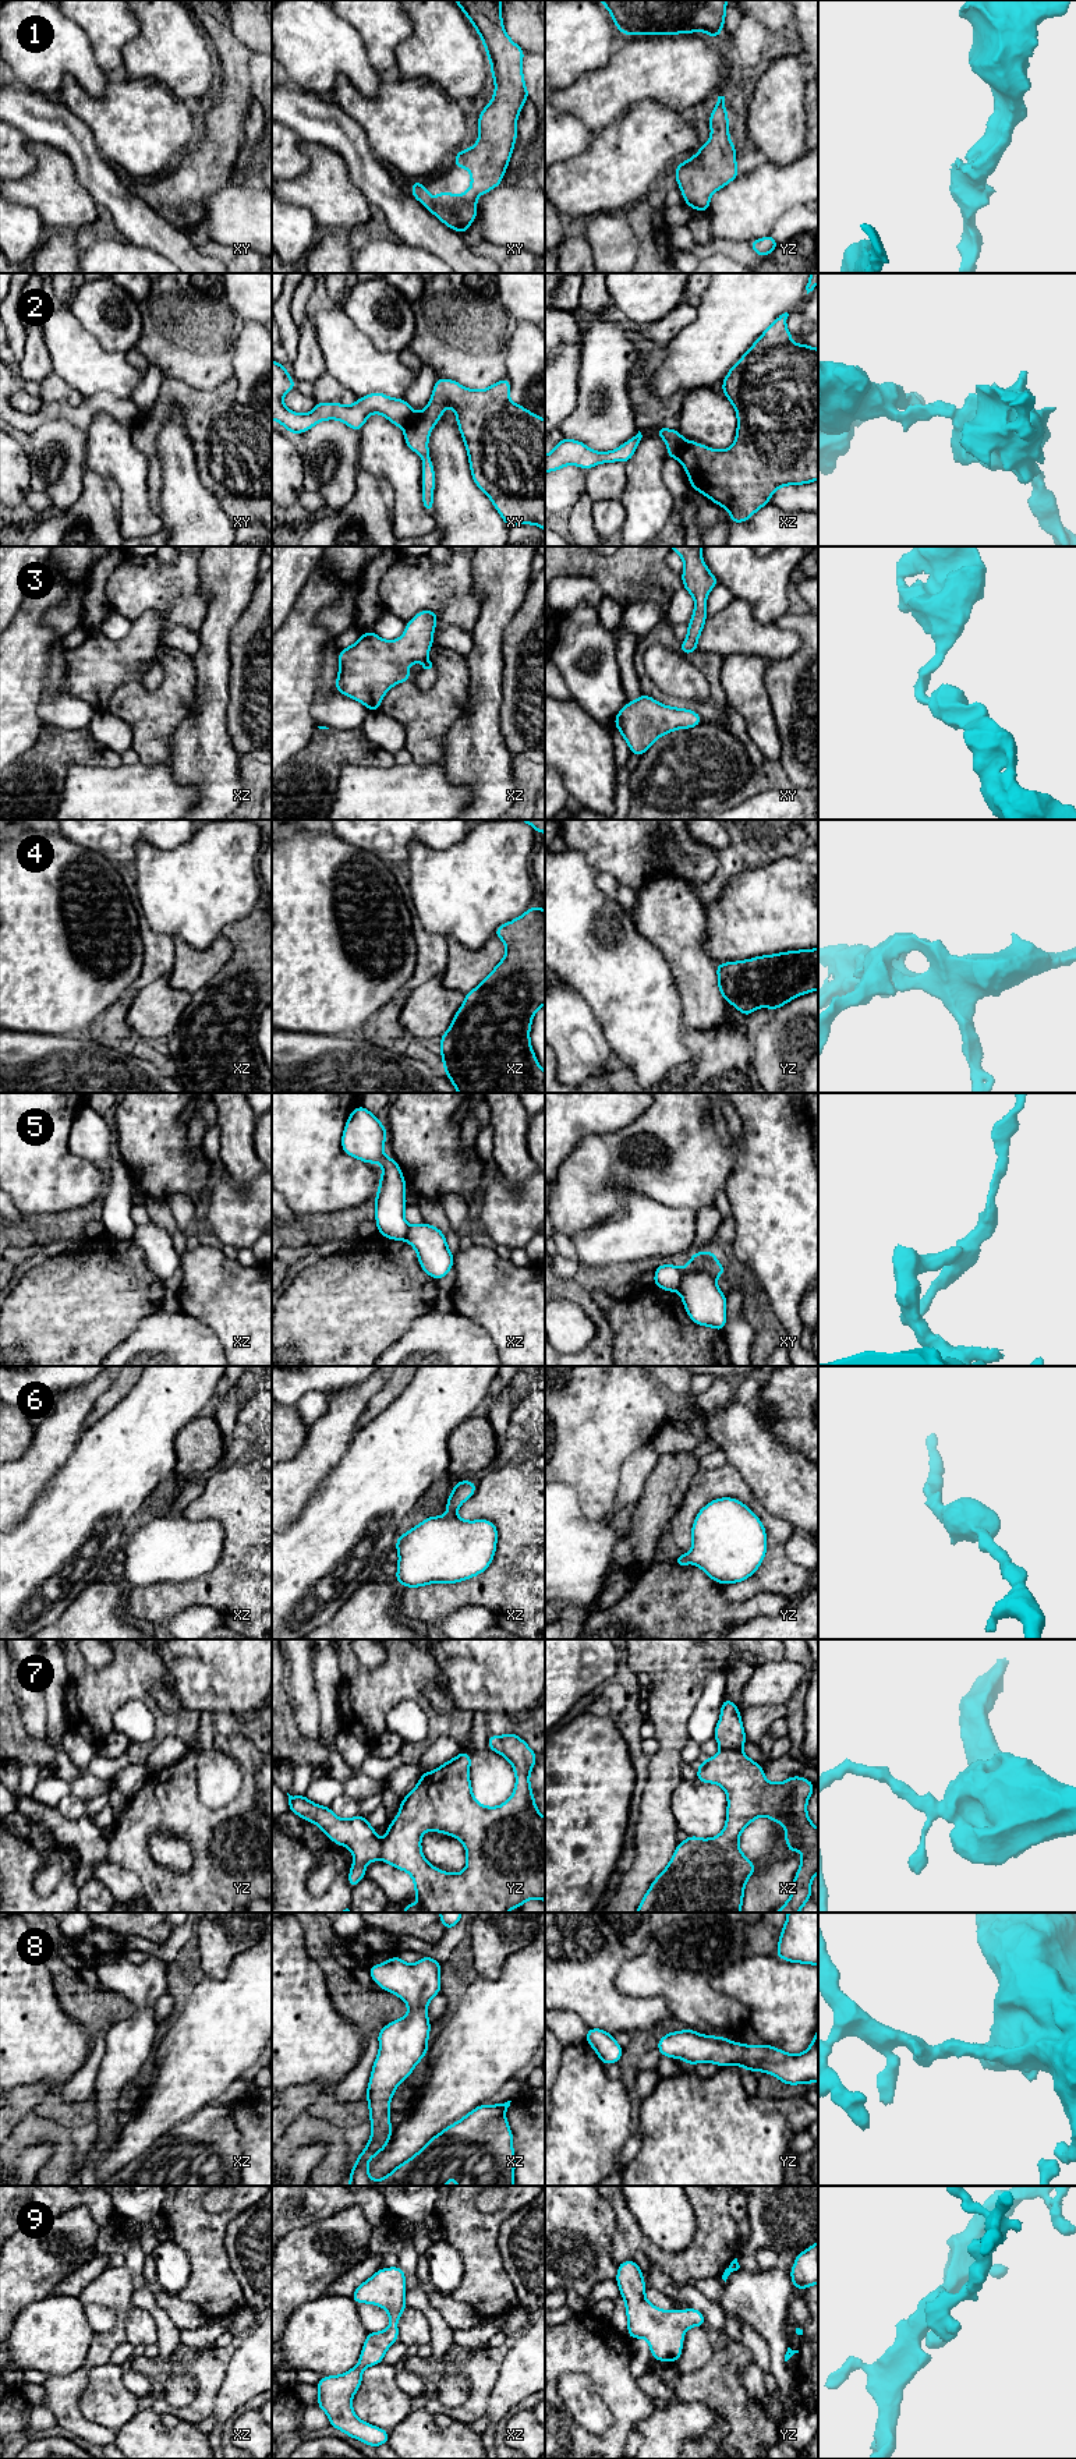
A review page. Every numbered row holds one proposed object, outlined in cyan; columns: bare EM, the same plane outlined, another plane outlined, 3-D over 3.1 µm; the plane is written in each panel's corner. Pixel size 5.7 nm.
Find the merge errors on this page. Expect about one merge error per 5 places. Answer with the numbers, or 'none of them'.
2, 5, 7

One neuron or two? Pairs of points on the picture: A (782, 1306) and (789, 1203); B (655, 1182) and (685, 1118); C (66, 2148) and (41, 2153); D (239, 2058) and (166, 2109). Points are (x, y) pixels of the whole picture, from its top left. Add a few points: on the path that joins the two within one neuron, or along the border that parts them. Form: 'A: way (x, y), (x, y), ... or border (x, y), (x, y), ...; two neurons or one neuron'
A: way (789, 1281), (789, 1228); one neuron
B: way (671, 1167), (676, 1153), (676, 1134); one neuron
C: border (55, 2148), (35, 2144), (20, 2155); two neurons
D: way (220, 2058), (184, 2091); one neuron

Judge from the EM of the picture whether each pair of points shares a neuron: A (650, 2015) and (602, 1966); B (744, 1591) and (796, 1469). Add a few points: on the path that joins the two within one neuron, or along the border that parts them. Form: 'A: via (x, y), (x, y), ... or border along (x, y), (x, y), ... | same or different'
A: via (633, 2013), (602, 1982) | same
B: border along (753, 1493), (767, 1510), (782, 1517), (796, 1529) | different

